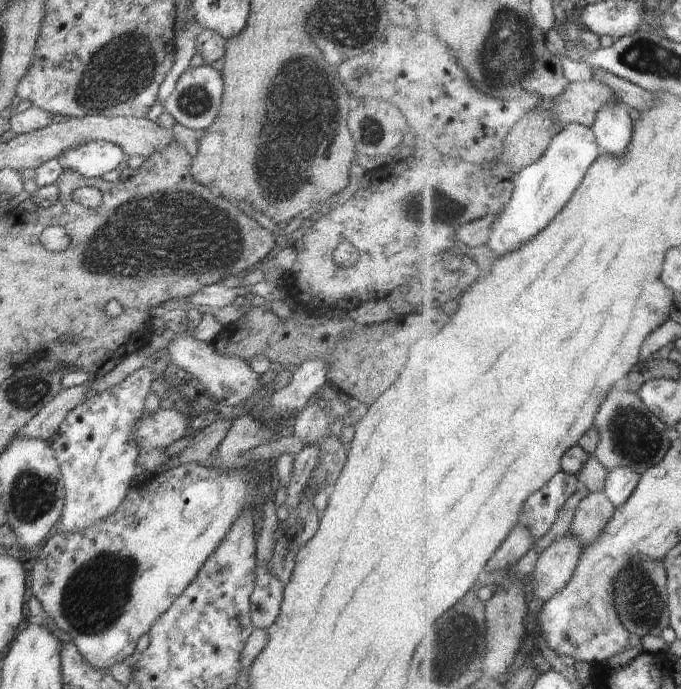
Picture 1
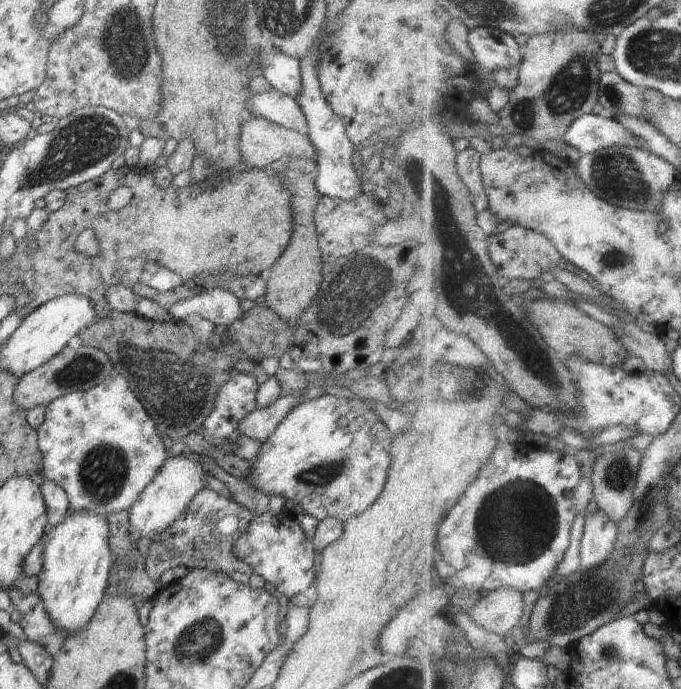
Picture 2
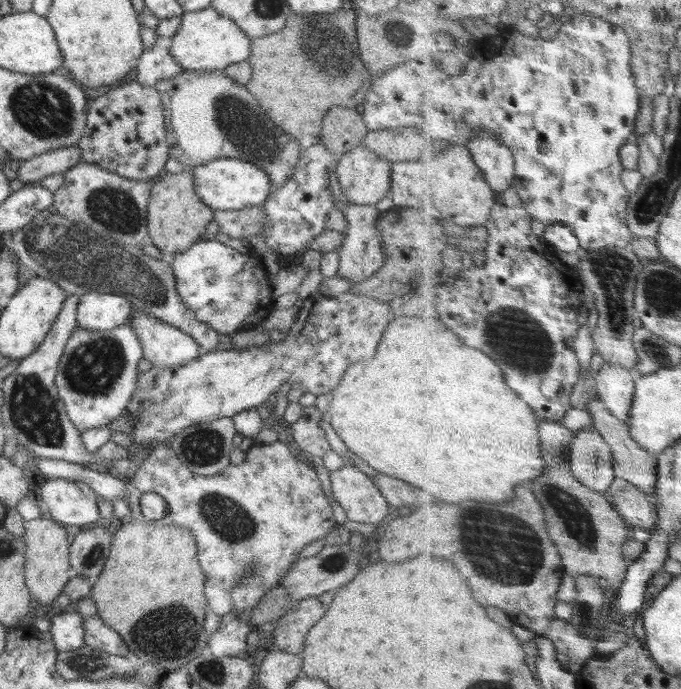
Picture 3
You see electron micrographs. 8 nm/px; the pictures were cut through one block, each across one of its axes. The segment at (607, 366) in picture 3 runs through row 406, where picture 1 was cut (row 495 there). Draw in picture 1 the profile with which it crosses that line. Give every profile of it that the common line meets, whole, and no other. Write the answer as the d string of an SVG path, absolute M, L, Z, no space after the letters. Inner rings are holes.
M619 466L610 472L604 492L619 509L636 492L642 477L631 466Z

